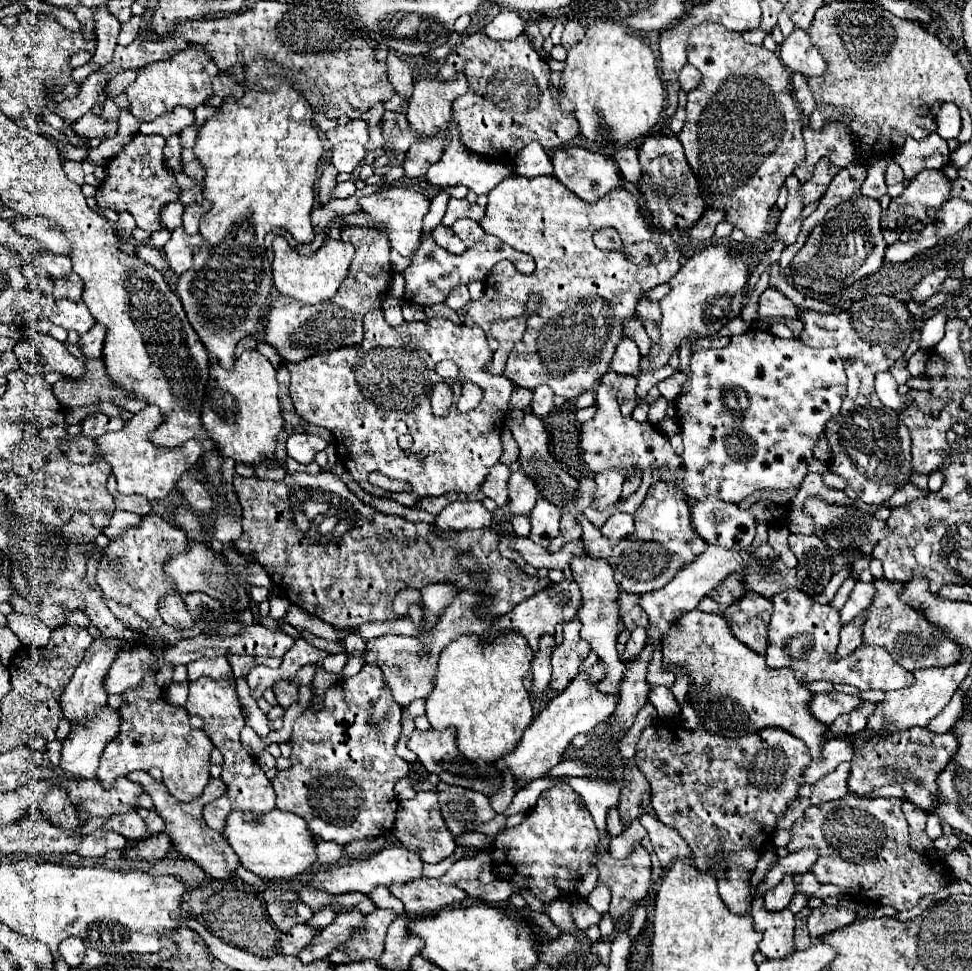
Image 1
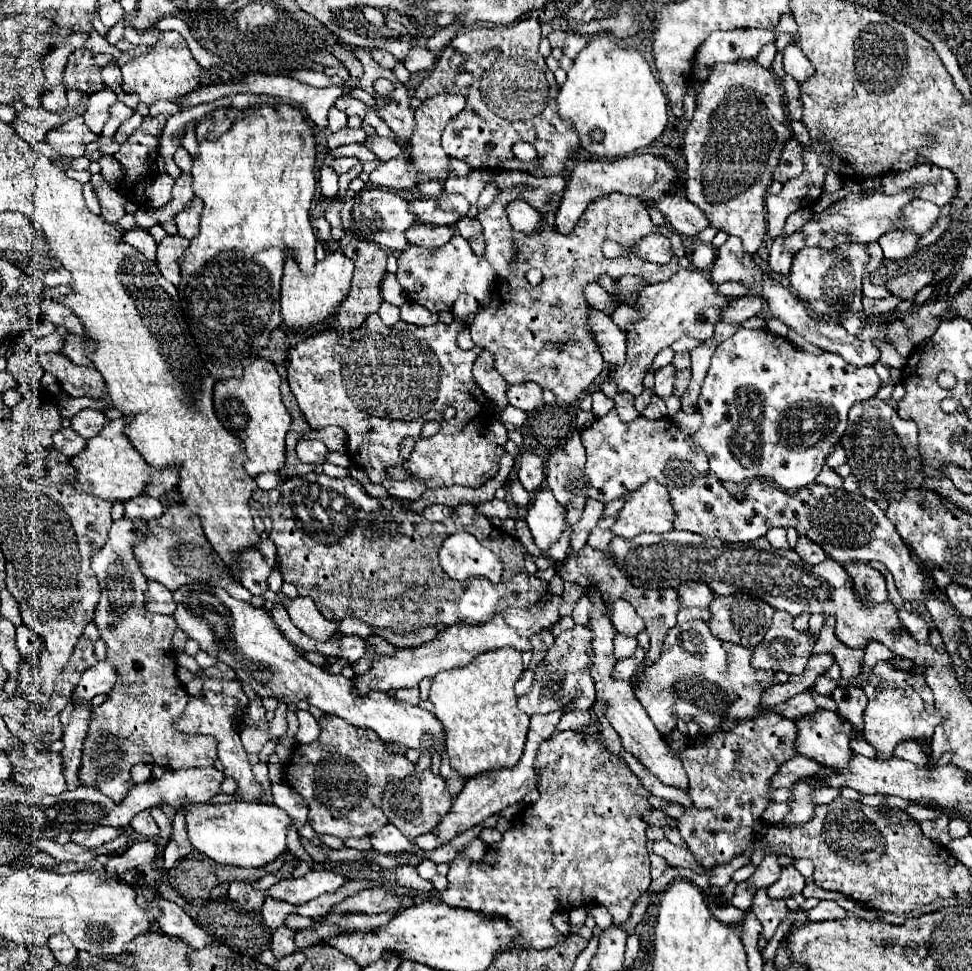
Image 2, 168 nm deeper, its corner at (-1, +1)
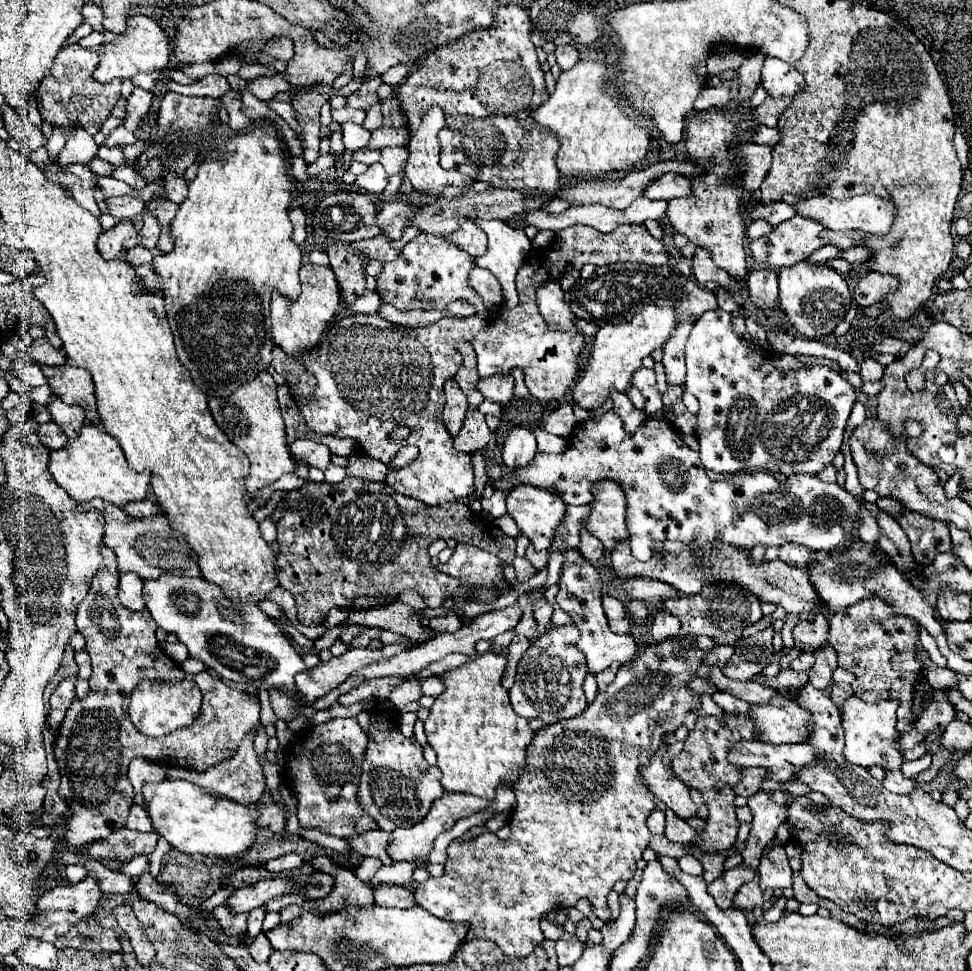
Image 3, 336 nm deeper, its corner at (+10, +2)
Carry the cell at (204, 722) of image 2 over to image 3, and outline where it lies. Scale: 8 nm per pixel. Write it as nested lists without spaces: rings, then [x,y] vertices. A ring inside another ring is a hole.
[[[181,679],[177,683],[165,681],[141,681],[133,693],[129,703],[129,719],[131,723],[147,737],[161,737],[173,733],[175,729],[191,725],[201,709],[201,691],[191,679]]]

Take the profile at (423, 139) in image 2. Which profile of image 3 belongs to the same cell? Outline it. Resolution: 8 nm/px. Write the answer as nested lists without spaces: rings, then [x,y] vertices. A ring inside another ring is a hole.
[[[439,107],[429,109],[429,111],[423,115],[419,129],[413,133],[413,137],[411,137],[409,145],[407,145],[407,147],[409,147],[409,161],[407,161],[407,167],[405,167],[405,175],[407,175],[407,179],[411,181],[411,185],[413,185],[413,189],[415,189],[417,193],[429,195],[429,197],[433,197],[433,199],[441,197],[447,187],[453,187],[453,185],[455,185],[455,187],[473,185],[469,177],[441,169],[441,165],[439,165],[439,141],[437,141],[437,133],[443,129],[443,125],[445,125],[443,109],[439,109]]]

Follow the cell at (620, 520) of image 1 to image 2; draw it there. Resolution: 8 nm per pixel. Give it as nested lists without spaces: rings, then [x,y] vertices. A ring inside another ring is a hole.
[[[612,516],[612,518],[602,518],[602,520],[598,522],[598,526],[590,532],[588,544],[590,544],[592,548],[602,550],[602,552],[608,548],[608,542],[610,542],[610,538],[612,538],[610,526],[614,524],[614,518],[616,518],[616,516]]]

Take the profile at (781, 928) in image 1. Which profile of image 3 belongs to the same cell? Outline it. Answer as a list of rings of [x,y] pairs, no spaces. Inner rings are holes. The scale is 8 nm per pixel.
[[[745,883],[739,893],[735,893],[735,903],[739,903],[743,909],[755,909],[757,905],[763,905],[765,901],[770,900],[773,896],[773,890],[761,891],[759,883]]]

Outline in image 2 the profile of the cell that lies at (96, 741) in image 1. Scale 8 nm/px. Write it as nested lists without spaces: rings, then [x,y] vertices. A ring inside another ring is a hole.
[[[25,744],[24,747],[12,749],[10,762],[14,766],[12,780],[26,786],[34,792],[46,792],[46,794],[62,794],[66,786],[64,778],[64,762],[60,752],[36,752],[33,745]]]

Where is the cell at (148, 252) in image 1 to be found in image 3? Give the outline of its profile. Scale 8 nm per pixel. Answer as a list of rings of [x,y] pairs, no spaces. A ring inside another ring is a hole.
[[[119,221],[119,223],[115,223],[115,227],[111,227],[109,231],[99,235],[97,249],[103,259],[117,259],[123,255],[123,249],[121,249],[123,241],[127,237],[135,237],[135,235],[137,235],[137,231],[131,221]]]

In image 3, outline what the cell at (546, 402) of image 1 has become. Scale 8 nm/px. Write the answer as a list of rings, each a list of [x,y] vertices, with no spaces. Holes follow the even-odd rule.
[[[495,375],[495,377],[479,379],[477,391],[485,399],[491,399],[491,401],[505,405],[513,399],[513,377],[511,375]]]

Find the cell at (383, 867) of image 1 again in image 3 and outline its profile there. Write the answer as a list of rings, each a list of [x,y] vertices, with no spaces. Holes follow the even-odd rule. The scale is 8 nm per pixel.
[[[263,879],[263,881],[257,881],[255,885],[233,891],[225,901],[225,905],[231,905],[235,913],[249,913],[251,909],[261,907],[269,899],[285,893],[295,893],[297,889],[299,889],[297,883],[291,883],[285,879]]]

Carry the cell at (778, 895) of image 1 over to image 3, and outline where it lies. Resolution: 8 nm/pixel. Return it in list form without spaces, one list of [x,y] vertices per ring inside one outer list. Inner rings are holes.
[[[775,845],[767,849],[761,857],[761,865],[757,869],[761,879],[761,889],[787,889],[793,885],[791,881],[791,865],[785,853],[785,845]]]

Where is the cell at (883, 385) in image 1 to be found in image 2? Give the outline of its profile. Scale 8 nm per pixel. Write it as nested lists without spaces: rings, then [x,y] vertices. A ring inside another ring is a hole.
[[[740,328],[734,336],[726,338],[722,344],[718,344],[718,348],[716,348],[716,352],[714,352],[714,356],[712,356],[712,364],[710,364],[710,368],[708,368],[708,372],[706,372],[706,378],[704,378],[704,382],[702,382],[702,390],[700,390],[700,396],[698,396],[698,412],[702,414],[704,420],[702,420],[702,426],[698,428],[698,432],[692,436],[692,440],[694,440],[696,446],[700,446],[700,448],[704,450],[704,454],[706,454],[706,458],[708,458],[708,462],[710,462],[710,470],[718,476],[720,482],[742,484],[742,482],[748,482],[748,480],[754,480],[754,478],[768,478],[768,480],[772,480],[778,488],[798,490],[798,488],[804,488],[804,486],[808,486],[808,484],[814,482],[814,478],[818,476],[818,472],[820,472],[822,466],[826,464],[828,454],[832,452],[832,446],[840,442],[840,438],[842,438],[842,434],[844,434],[844,430],[846,430],[846,416],[848,416],[850,406],[852,406],[854,402],[862,402],[862,400],[866,400],[866,398],[870,398],[870,396],[876,396],[876,392],[880,390],[880,386],[882,386],[882,380],[878,378],[878,374],[876,374],[876,370],[874,370],[872,366],[858,370],[858,368],[850,366],[846,360],[842,360],[838,354],[822,352],[820,356],[816,356],[816,354],[810,354],[810,352],[804,352],[804,350],[792,346],[792,344],[790,344],[786,338],[782,338],[782,336],[774,336],[770,330],[746,330],[746,328]],[[756,402],[760,404],[760,410],[758,410],[758,412],[752,412],[752,414],[748,416],[748,412],[752,410],[752,404],[756,404]],[[744,416],[748,416],[748,420],[750,420],[752,426],[754,426],[754,430],[752,430],[750,434],[746,434],[746,436],[740,434],[740,422],[742,422]]]

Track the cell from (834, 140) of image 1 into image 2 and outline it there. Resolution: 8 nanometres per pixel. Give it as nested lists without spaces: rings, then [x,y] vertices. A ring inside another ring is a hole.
[[[790,138],[786,142],[786,148],[782,152],[782,162],[774,172],[774,180],[778,182],[788,182],[790,178],[798,176],[804,170],[804,162],[802,162],[802,144],[796,138]]]

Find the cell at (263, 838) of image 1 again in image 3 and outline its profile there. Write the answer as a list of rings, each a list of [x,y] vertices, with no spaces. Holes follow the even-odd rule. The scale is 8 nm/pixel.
[[[171,779],[161,783],[145,783],[143,799],[153,831],[183,853],[235,857],[247,851],[255,841],[257,825],[253,821],[259,813],[253,805],[239,805],[227,797],[215,797],[215,793],[207,793],[207,789],[199,789],[199,785],[191,785],[189,781]]]

